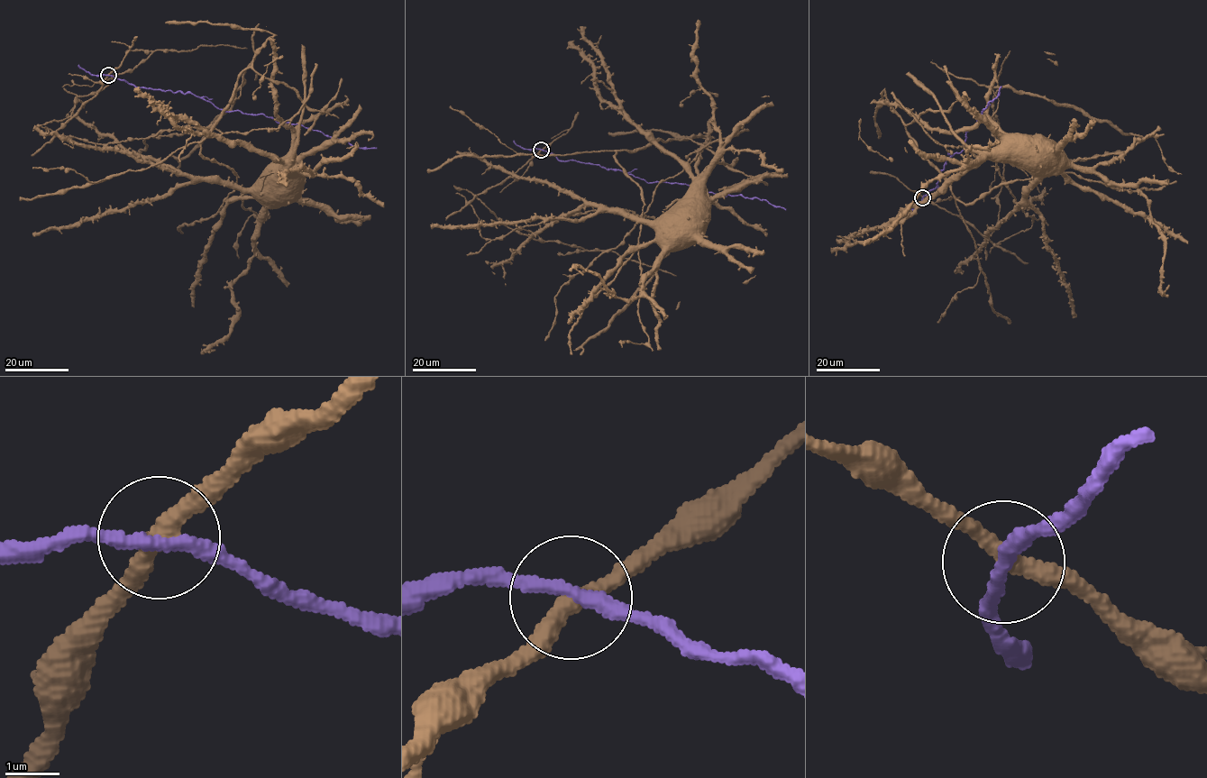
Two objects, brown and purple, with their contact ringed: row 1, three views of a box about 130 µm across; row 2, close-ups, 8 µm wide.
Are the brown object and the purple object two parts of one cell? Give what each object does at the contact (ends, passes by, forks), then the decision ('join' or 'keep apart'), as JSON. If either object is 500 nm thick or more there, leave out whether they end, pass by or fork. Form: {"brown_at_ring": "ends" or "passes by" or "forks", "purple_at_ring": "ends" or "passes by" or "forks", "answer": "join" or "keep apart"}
{"brown_at_ring": "passes by", "purple_at_ring": "passes by", "answer": "keep apart"}

